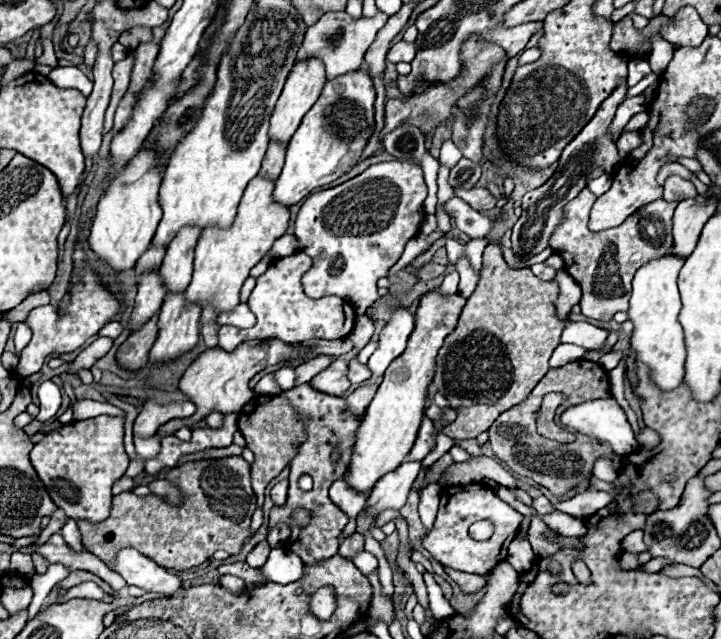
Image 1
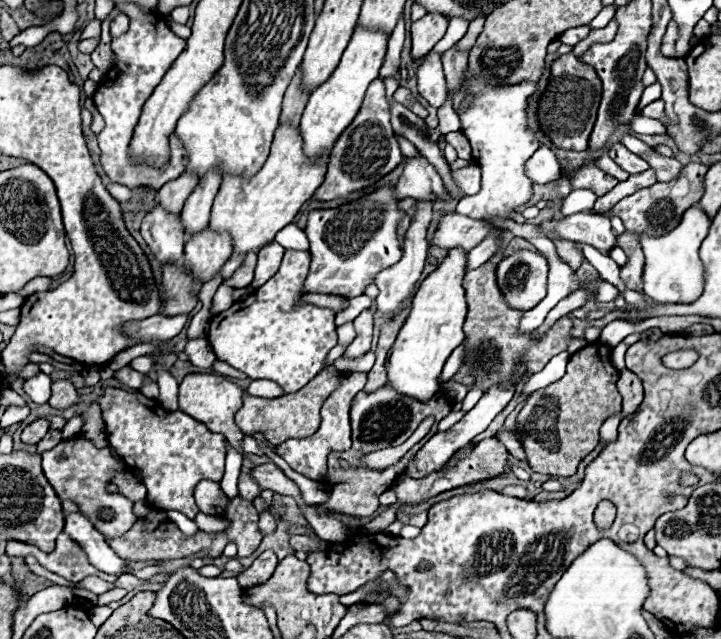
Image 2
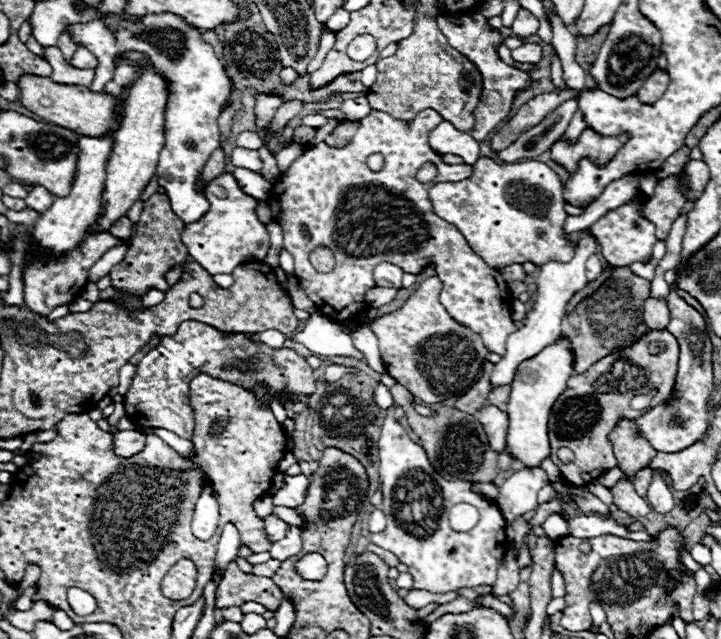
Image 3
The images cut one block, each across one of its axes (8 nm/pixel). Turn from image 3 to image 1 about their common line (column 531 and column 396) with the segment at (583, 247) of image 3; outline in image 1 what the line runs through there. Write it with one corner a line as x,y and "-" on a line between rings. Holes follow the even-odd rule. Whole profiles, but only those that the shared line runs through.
406,308
394,310
388,324
380,330
380,344
376,352
368,358
366,366
372,372
372,378
378,378
384,374
384,370
390,366
402,350
406,350
406,342
414,330
414,318

